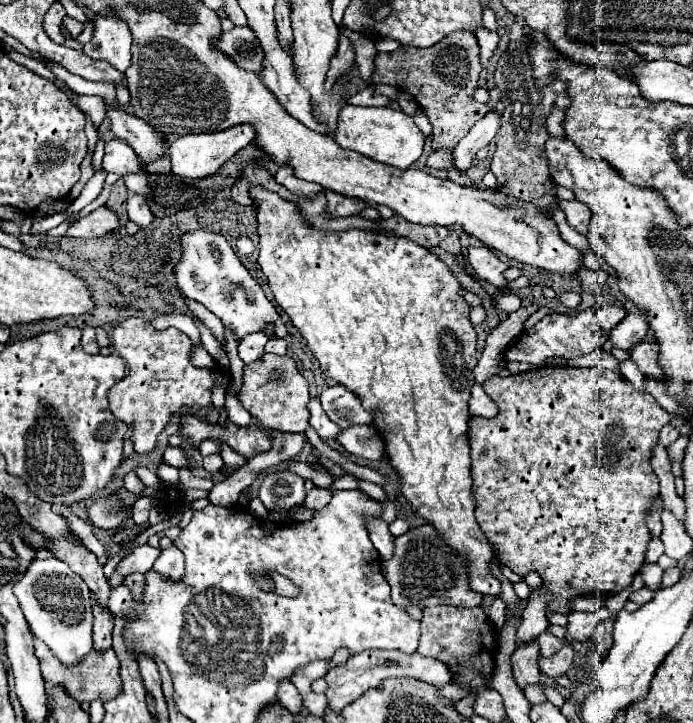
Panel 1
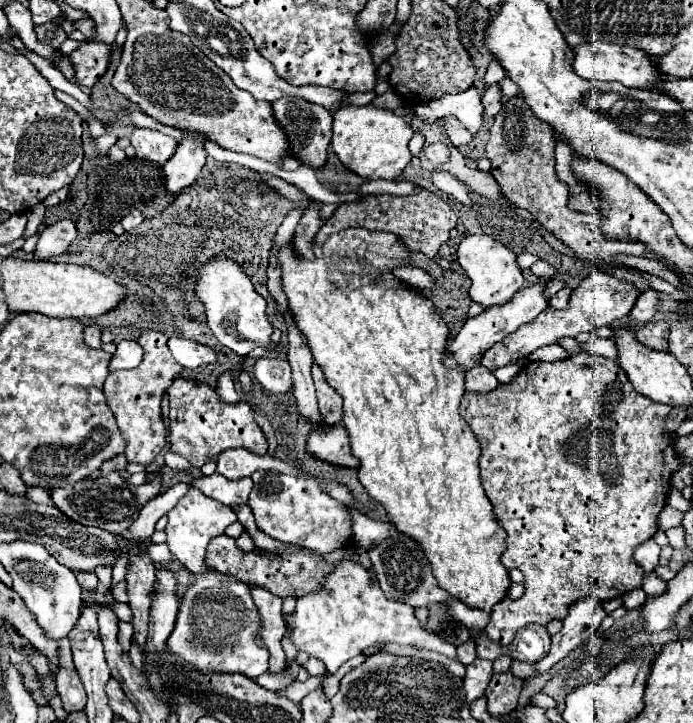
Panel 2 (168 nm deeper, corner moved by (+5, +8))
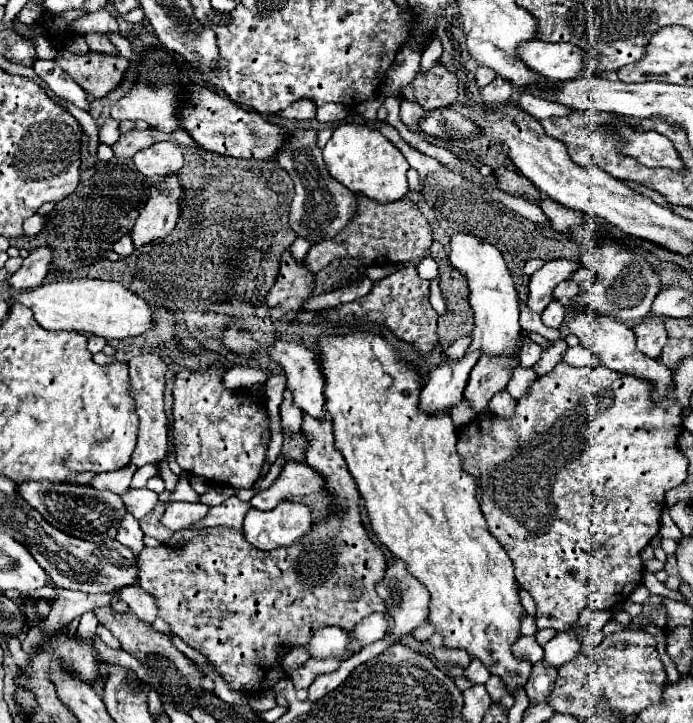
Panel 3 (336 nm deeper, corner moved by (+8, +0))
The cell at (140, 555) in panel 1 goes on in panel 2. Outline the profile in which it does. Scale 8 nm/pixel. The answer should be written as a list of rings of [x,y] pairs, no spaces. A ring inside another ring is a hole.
[[[94,571],[76,573],[76,578],[82,590],[95,590],[98,578]]]

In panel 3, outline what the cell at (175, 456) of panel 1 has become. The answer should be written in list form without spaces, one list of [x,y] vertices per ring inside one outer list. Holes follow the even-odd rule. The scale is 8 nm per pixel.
[[[47,480],[39,482],[21,482],[17,484],[17,494],[27,500],[29,506],[39,510],[51,526],[71,534],[75,538],[83,538],[89,542],[105,542],[107,538],[117,536],[117,528],[121,518],[127,514],[121,498],[109,490],[95,490],[91,486],[77,486],[77,484],[55,484]]]

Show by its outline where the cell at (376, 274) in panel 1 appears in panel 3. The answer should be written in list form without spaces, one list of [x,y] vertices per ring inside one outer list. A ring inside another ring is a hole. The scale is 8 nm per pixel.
[[[323,328],[321,336],[319,336],[319,346],[321,346],[321,354],[323,354],[323,374],[327,378],[325,384],[325,408],[333,418],[333,430],[335,430],[335,446],[339,446],[347,468],[351,472],[351,476],[357,482],[359,494],[365,500],[365,510],[371,522],[371,530],[377,536],[377,540],[399,560],[403,560],[403,564],[407,566],[407,572],[413,574],[421,584],[425,584],[425,588],[431,594],[431,602],[429,602],[429,618],[427,622],[431,622],[435,626],[435,632],[439,632],[443,636],[443,646],[447,648],[457,648],[457,650],[465,650],[469,654],[471,660],[481,660],[481,664],[489,670],[489,674],[497,674],[503,682],[505,682],[505,690],[513,696],[515,690],[519,690],[519,686],[523,686],[529,678],[531,672],[531,662],[527,658],[517,658],[511,650],[511,646],[521,638],[519,626],[521,626],[521,618],[525,614],[521,600],[519,600],[519,588],[515,582],[515,574],[513,574],[513,562],[507,556],[507,552],[501,548],[501,544],[489,534],[487,530],[487,522],[479,510],[479,502],[475,500],[475,478],[465,474],[461,470],[461,458],[455,450],[457,444],[457,434],[455,434],[455,424],[451,420],[451,416],[447,414],[433,414],[433,416],[425,416],[417,410],[419,404],[419,392],[421,392],[421,376],[415,368],[403,364],[401,360],[397,360],[397,352],[381,338],[375,336],[371,332],[353,332],[347,336],[337,336],[337,328]]]

